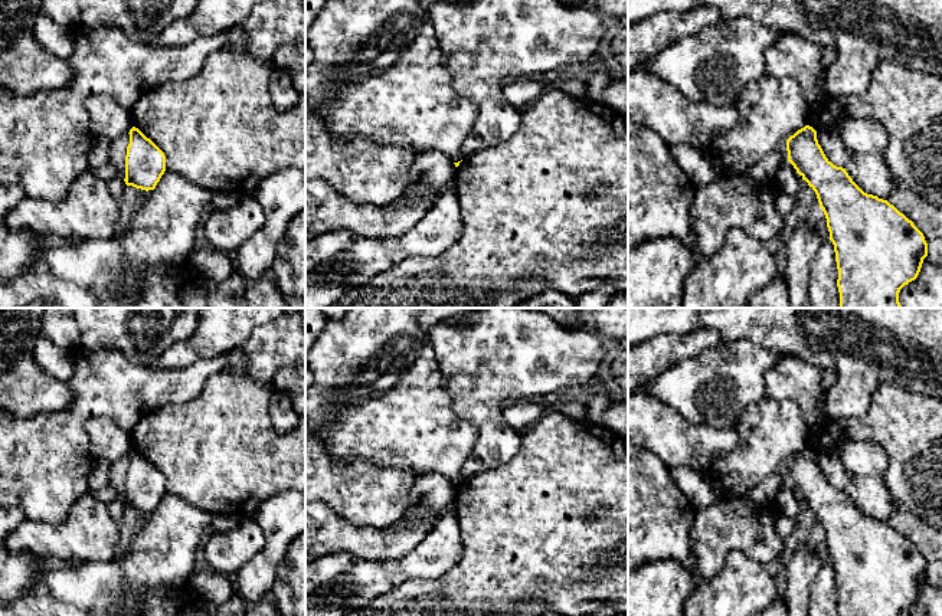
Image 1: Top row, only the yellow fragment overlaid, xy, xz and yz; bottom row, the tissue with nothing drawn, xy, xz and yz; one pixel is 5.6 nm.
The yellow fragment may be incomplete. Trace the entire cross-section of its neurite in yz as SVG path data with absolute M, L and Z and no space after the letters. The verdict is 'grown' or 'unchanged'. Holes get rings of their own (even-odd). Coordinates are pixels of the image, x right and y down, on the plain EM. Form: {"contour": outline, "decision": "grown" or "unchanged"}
{"contour": "M805 448L786 462L788 484L815 514L822 531L830 563L834 567L838 592L837 609L840 616L899 616L920 594L928 579L928 566L923 556L887 522L864 515L848 498L845 491L834 488L824 476L817 462L817 453Z", "decision": "unchanged"}

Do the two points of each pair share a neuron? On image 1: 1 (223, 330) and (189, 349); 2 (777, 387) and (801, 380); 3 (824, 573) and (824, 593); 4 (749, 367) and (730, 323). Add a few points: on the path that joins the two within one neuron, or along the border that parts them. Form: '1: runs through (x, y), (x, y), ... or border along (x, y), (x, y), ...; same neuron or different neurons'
1: runs through (215, 336), (198, 346); same neuron
2: runs through (782, 382), (795, 380); same neuron
3: runs through (824, 577), (824, 589); same neuron
4: border along (722, 340), (746, 338), (759, 343), (768, 350); different neurons

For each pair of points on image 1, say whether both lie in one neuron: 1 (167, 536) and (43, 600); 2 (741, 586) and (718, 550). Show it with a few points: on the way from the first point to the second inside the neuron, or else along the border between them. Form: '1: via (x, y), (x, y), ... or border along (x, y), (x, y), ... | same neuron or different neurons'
1: border along (46, 573), (49, 592), (59, 600) | different neurons
2: border along (758, 560), (732, 551), (723, 567), (702, 585) | different neurons

